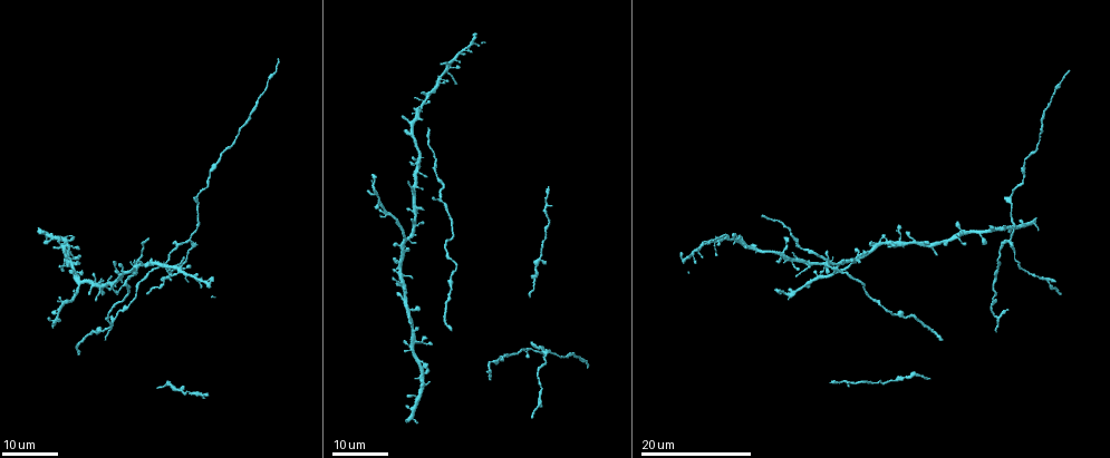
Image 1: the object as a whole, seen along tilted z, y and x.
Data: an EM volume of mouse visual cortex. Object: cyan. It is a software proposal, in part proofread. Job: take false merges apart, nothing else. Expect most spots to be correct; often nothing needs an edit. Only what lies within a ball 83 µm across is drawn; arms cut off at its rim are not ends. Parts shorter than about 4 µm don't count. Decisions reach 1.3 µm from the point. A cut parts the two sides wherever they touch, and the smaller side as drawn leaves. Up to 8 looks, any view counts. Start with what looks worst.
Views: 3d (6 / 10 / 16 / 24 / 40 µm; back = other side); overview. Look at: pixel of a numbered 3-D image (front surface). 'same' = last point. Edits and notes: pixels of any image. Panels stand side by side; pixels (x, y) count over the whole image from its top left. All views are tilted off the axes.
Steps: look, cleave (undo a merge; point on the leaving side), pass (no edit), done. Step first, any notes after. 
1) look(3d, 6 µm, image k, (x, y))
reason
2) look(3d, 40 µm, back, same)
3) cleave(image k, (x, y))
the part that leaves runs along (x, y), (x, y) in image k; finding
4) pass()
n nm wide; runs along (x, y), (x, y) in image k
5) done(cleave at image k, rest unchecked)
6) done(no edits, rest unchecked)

look(3d, 16 µm, image 1, (191, 237))
four arms meet

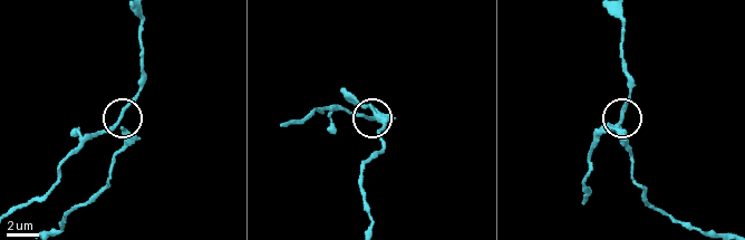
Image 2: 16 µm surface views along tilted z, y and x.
look(3d, 6 µm, image 2, (119, 120))
zoom in

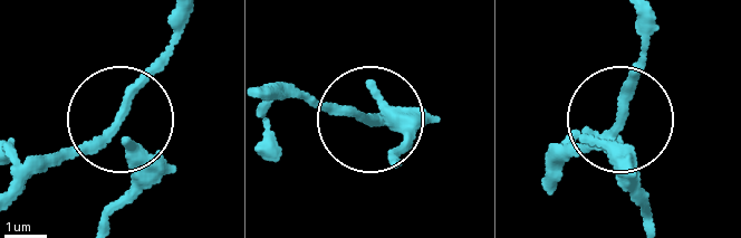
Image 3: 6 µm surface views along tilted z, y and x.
pass()
runs along (273, 95), (387, 122), (404, 143) in image 3; one neuron here

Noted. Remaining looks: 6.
look(3d, 24 µm, image 1, (125, 281))
arms part here

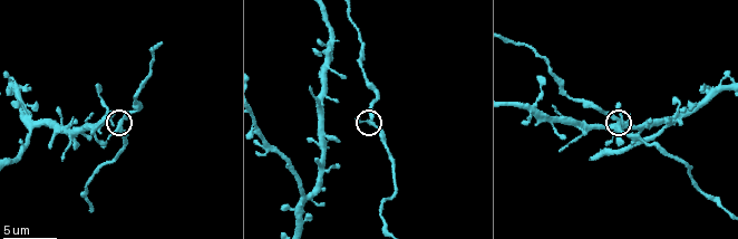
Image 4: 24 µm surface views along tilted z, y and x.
look(3d, 10 µm, image 4, (370, 122))
zoom in

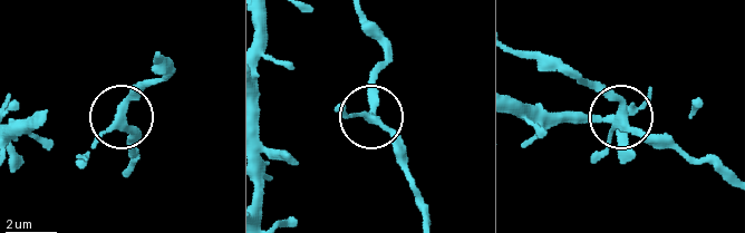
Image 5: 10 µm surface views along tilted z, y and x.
look(3d, 6 µm, image 5, (620, 118))

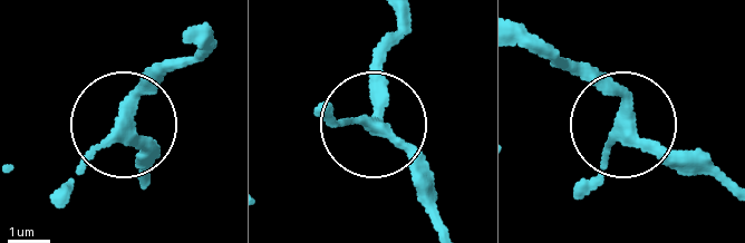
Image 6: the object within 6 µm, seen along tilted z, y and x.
pass()
3 arms; runs along (726, 183), (671, 166), (632, 133), (611, 94), (570, 65) in image 6; one neuron here

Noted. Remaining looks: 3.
look(3d, 6 µm, image 4, (29, 128))
three arms meet

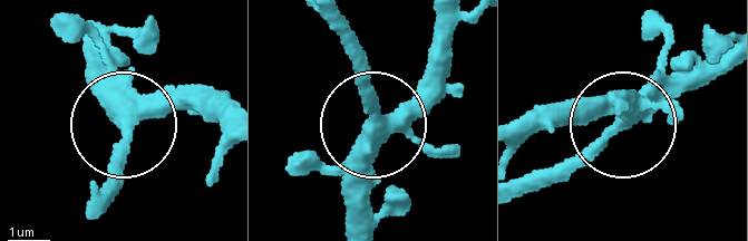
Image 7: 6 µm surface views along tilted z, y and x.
pass()
3 arms; all the same neuron

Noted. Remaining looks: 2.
look(3d, 16 µm, image 4, (365, 71))
a narrow waist

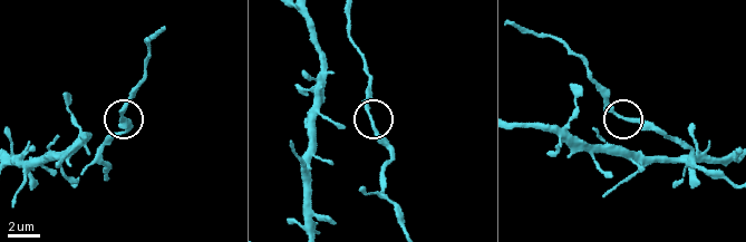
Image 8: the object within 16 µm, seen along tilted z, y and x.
pass()
runs along (729, 182), (709, 175), (687, 148), (618, 113), (597, 92) in image 8; one neuron here

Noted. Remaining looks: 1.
done(no edits, rest unchecked)

